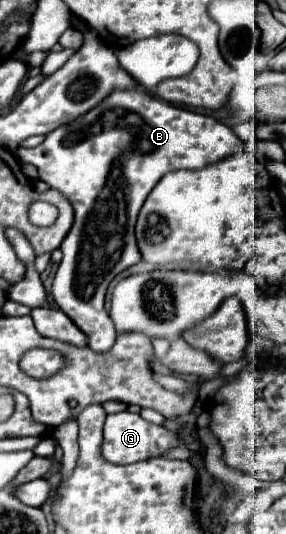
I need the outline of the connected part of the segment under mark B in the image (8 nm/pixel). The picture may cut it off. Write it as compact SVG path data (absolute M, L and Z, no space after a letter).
M120 89L114 91L100 107L84 113L70 125L58 127L50 135L46 135L44 143L34 149L16 149L16 155L22 163L32 163L38 169L38 175L52 189L60 191L70 205L74 207L74 225L60 249L64 253L60 267L56 271L56 279L52 285L54 301L60 309L88 335L90 349L96 353L106 353L116 343L116 331L110 315L104 309L104 295L110 281L122 273L124 269L136 265L140 261L140 251L136 247L134 225L138 211L156 183L170 171L178 169L204 169L212 163L218 163L226 157L236 155L238 151L246 151L244 141L224 123L194 113L172 103L166 103L158 97L150 97L138 91Z

